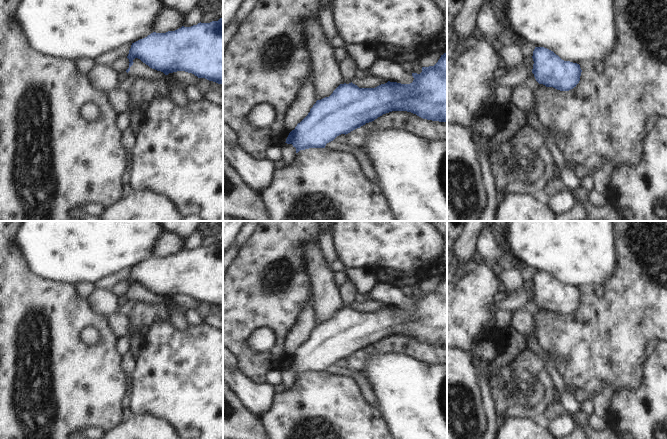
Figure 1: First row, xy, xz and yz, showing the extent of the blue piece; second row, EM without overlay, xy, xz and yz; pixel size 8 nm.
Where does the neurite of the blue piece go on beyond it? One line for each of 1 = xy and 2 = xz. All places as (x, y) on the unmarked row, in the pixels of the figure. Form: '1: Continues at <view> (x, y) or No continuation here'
1: Continues at xy (122, 300)
2: Continues at xz (358, 280)

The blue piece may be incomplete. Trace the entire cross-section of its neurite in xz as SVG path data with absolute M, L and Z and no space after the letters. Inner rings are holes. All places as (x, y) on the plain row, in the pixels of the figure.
M362 268L344 271L347 280L338 286L338 293L345 307L340 308L329 321L317 324L308 339L289 357L285 367L292 368L296 377L309 372L325 372L337 360L346 359L392 335L407 335L423 343L447 346L447 276L434 290L422 291L420 298L412 297L414 304L410 308L388 305L375 312L359 312L352 307L354 293L370 291L378 282L376 275Z

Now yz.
M535 271L532 282L534 285L532 294L526 290L498 291L494 296L493 312L496 313L501 305L517 311L523 309L530 301L539 308L560 315L569 315L579 307L582 296L579 288L564 285L544 271Z

